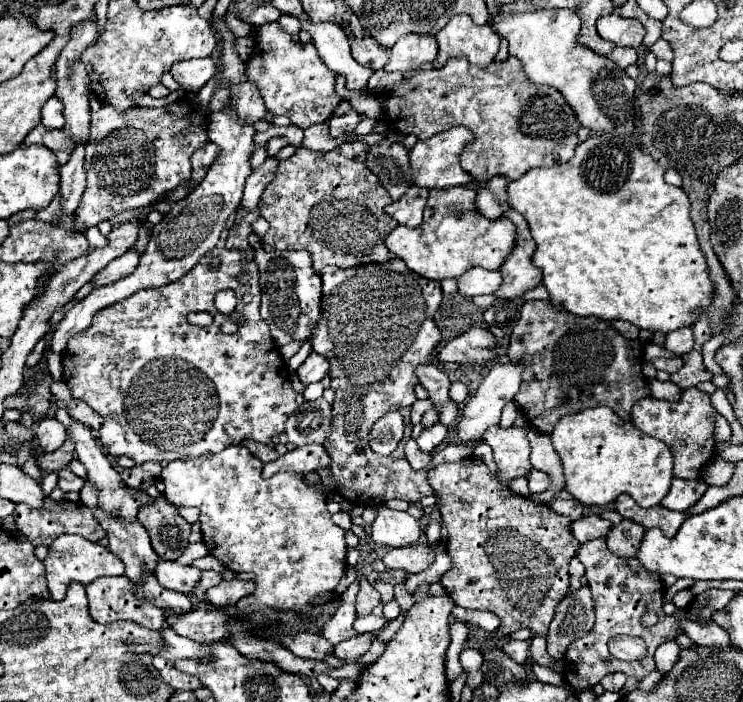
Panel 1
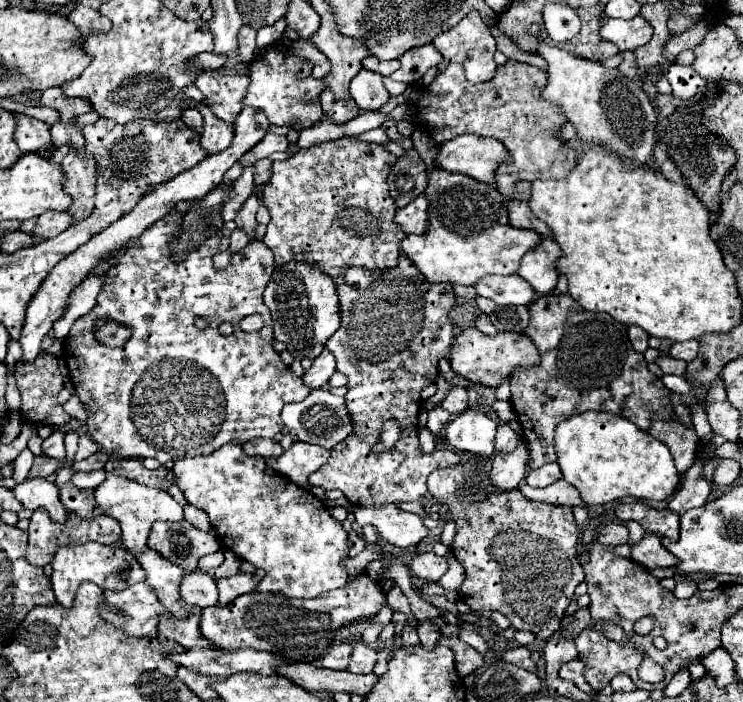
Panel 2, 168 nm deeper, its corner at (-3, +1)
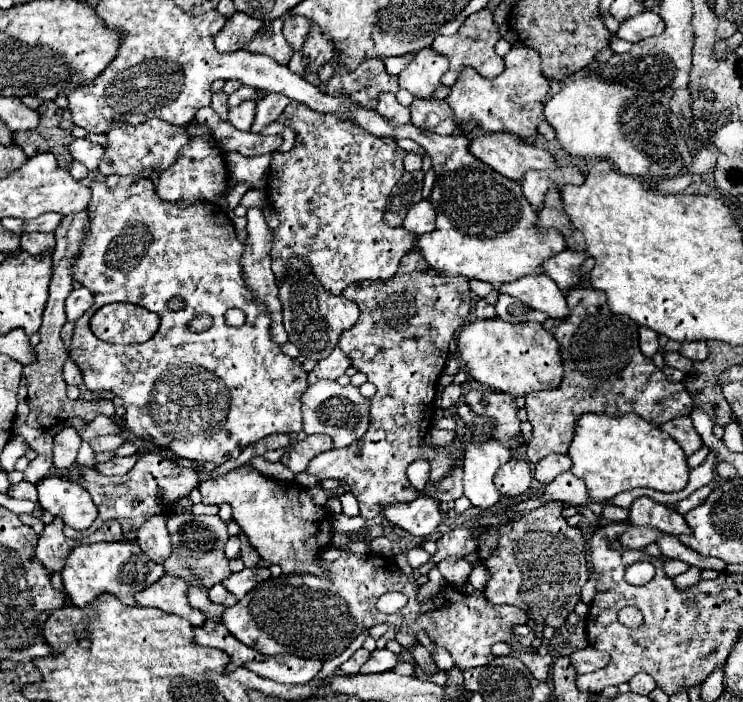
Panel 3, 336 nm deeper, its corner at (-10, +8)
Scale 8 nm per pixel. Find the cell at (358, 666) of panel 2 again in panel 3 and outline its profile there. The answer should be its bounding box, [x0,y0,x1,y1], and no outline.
[360,650,398,674]

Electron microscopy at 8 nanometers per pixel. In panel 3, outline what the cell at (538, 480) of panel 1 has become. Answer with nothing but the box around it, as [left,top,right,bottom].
[534,454,572,484]

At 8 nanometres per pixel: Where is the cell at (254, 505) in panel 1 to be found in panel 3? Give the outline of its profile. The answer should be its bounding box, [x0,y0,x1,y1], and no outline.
[198,466,332,576]

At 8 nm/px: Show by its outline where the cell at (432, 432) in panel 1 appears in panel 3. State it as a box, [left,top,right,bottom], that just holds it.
[442,384,462,408]

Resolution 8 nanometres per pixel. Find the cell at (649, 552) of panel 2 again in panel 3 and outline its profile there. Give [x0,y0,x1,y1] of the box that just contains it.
[658,534,726,572]

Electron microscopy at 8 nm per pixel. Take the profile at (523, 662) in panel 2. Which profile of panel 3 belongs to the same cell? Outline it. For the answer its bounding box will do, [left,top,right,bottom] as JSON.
[518,652,552,682]

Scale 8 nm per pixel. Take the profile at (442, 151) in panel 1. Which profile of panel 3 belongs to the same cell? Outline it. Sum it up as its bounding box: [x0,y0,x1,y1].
[470,132,558,182]

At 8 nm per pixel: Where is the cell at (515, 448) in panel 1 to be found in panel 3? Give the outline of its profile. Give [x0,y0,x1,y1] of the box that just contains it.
[494,458,532,498]

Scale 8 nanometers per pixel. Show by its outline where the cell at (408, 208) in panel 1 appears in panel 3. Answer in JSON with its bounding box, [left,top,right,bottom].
[404,200,436,236]

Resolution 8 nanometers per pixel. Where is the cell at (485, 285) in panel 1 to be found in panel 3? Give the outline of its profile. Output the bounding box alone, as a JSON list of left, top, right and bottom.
[500,274,570,320]

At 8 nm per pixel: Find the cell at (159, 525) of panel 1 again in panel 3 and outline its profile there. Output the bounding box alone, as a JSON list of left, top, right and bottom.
[164,512,232,590]

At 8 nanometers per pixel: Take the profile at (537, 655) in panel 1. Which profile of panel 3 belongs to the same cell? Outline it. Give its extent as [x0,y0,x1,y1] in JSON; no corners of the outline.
[570,648,610,674]

